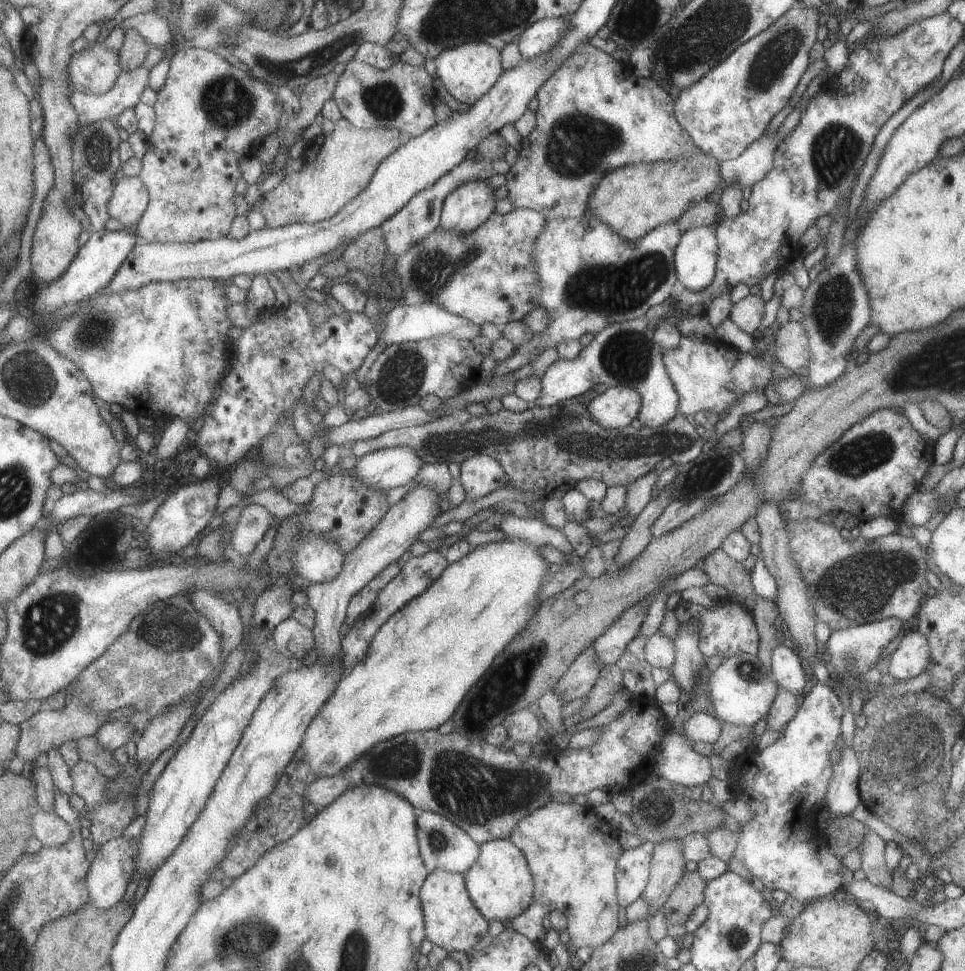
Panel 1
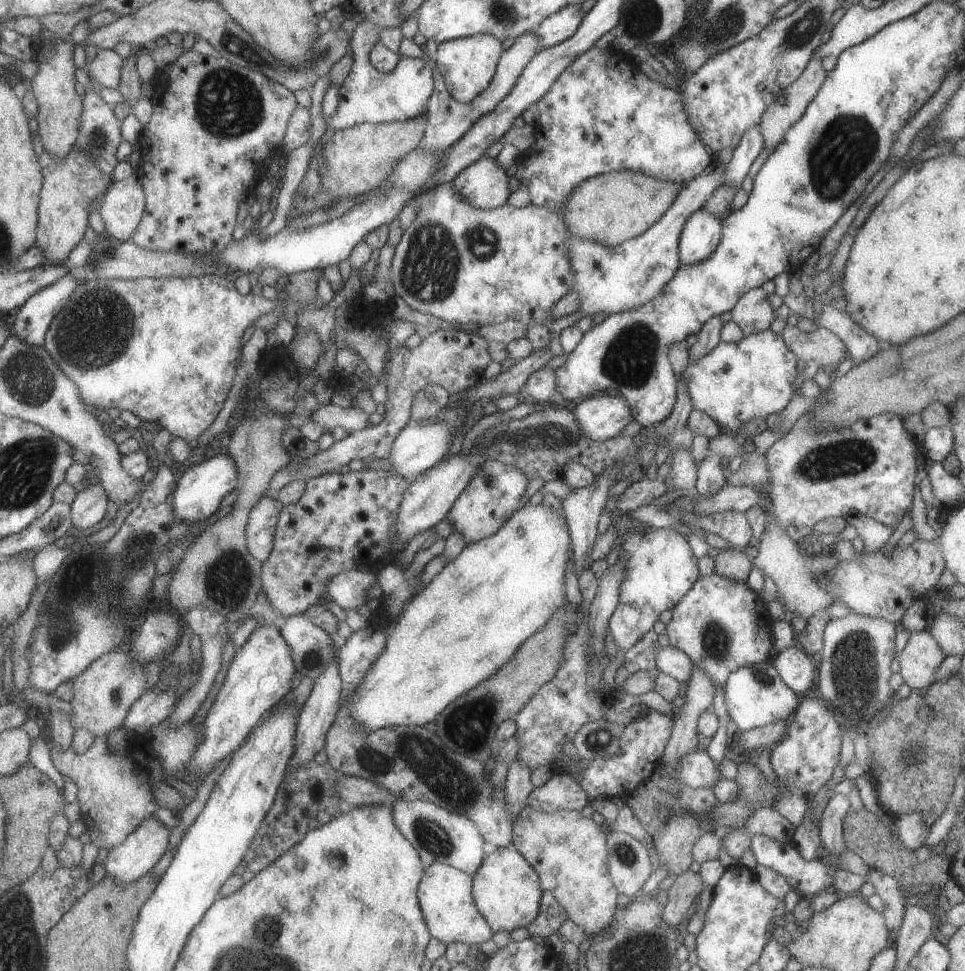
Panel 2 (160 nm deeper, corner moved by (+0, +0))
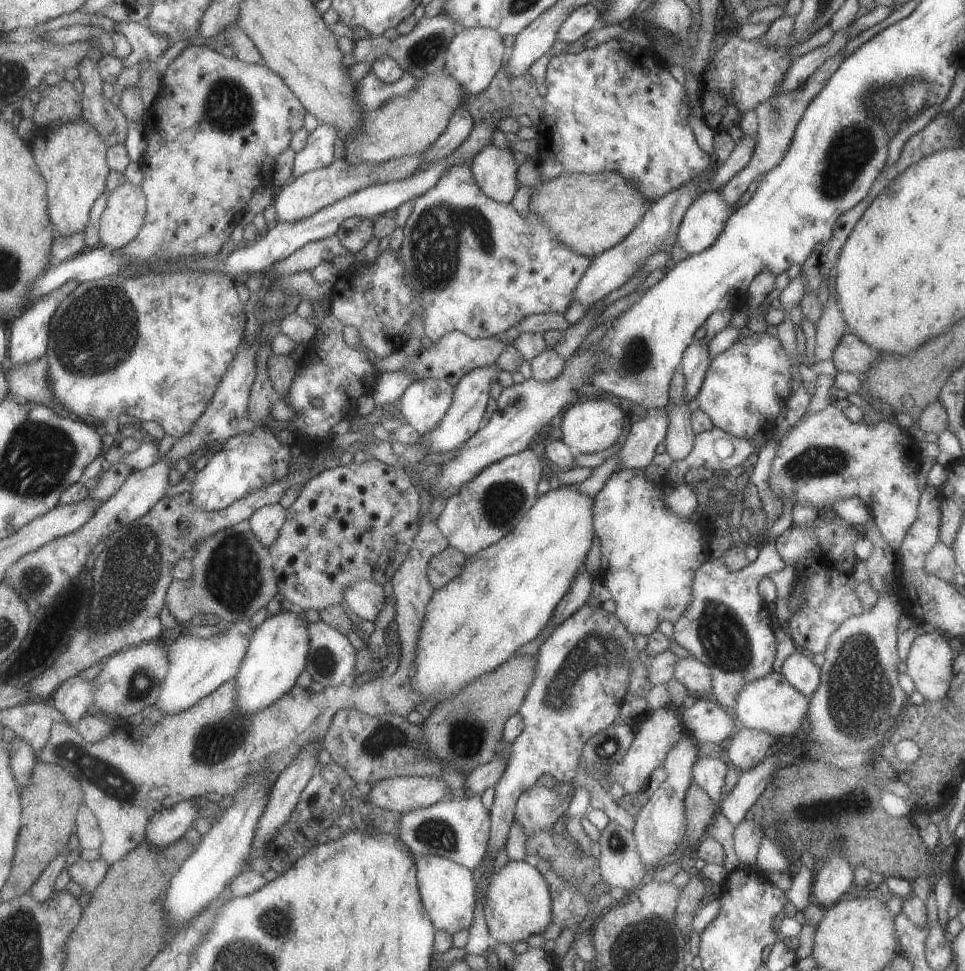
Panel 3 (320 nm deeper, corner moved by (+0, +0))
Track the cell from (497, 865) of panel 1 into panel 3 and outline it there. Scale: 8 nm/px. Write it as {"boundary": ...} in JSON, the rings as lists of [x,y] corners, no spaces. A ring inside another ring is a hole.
{"boundary":[[[507,861],[499,870],[492,872],[488,884],[488,891],[484,896],[482,906],[484,919],[491,938],[496,943],[505,943],[507,945],[515,944],[527,940],[531,934],[542,933],[551,922],[551,895],[549,887],[543,875],[529,863],[523,861]]]}

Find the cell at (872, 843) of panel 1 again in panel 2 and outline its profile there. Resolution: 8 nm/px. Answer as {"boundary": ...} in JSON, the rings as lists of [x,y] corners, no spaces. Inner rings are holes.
{"boundary":[[[870,869],[865,876],[865,880],[872,884],[875,890],[874,894],[877,894],[882,900],[884,923],[894,937],[901,926],[906,909],[906,906],[903,906],[903,896],[898,889],[897,881],[877,869]]]}

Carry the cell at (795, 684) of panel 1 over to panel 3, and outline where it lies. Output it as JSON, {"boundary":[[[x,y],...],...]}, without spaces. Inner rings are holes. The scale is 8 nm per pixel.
{"boundary":[[[800,651],[792,652],[784,658],[780,673],[795,690],[807,698],[813,694],[820,681],[820,668]]]}

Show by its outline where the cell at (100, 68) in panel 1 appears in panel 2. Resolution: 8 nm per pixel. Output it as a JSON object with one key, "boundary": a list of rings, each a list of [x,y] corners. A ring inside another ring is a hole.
{"boundary":[[[112,49],[100,50],[85,70],[96,82],[107,88],[118,89],[126,60]]]}

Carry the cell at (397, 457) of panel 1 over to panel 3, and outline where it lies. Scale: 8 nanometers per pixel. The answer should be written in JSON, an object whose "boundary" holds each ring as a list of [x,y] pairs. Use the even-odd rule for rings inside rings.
{"boundary":[[[493,363],[474,368],[459,379],[459,382],[454,386],[452,403],[449,405],[445,416],[433,430],[419,437],[419,439],[427,441],[428,453],[437,452],[437,454],[441,454],[447,452],[452,448],[459,447],[472,434],[475,434],[475,431],[479,428],[479,420],[483,418],[483,412],[486,411],[490,386],[493,381],[498,381],[497,375],[500,371],[499,365]]]}

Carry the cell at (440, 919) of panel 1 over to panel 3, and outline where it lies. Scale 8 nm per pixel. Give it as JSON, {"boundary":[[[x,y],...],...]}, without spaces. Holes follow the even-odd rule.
{"boundary":[[[415,855],[413,862],[418,893],[434,930],[443,930],[452,935],[461,928],[469,927],[476,900],[472,870],[437,855]]]}

